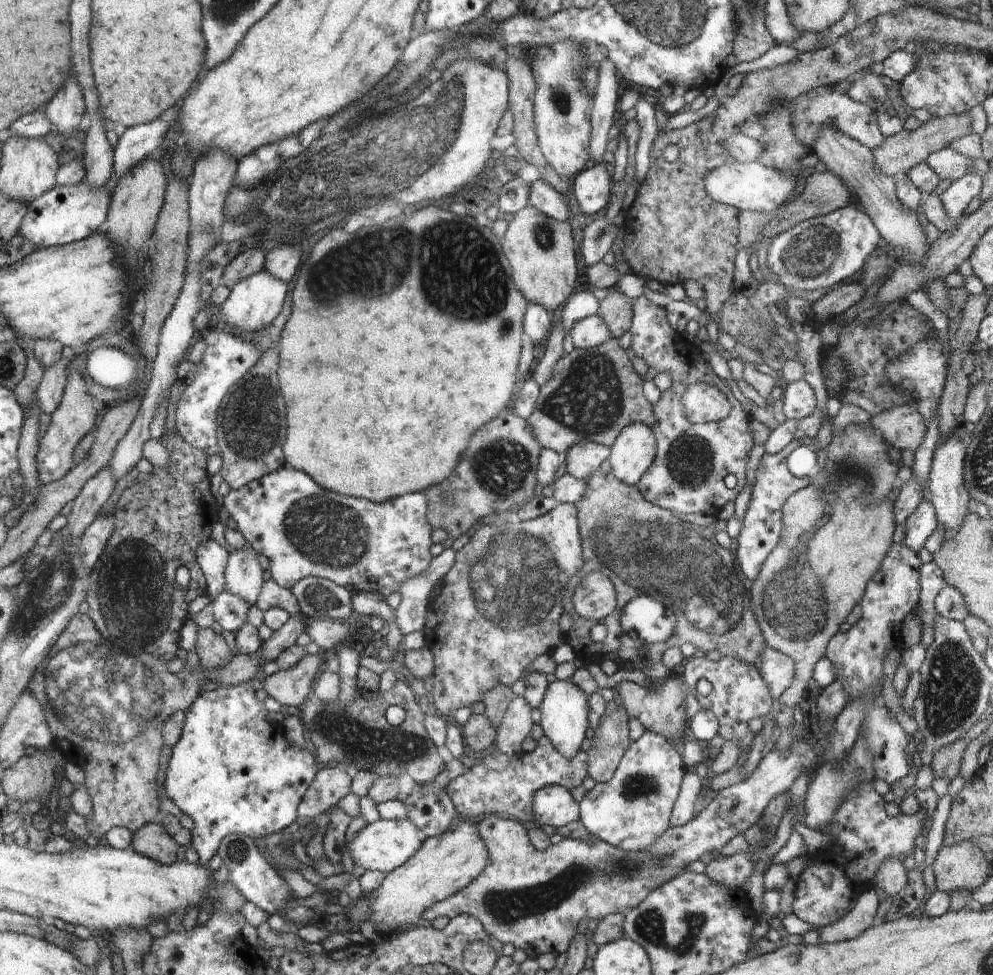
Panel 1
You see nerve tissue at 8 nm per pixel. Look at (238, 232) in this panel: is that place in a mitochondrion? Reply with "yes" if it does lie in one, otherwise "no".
yes

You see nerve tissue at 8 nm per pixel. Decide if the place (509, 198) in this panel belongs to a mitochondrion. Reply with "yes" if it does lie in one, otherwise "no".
no

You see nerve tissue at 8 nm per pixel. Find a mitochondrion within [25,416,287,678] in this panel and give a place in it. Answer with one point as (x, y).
(134, 592)

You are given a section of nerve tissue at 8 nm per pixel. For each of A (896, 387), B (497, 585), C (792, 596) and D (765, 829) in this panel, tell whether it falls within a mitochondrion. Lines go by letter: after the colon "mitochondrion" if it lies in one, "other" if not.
A: other
B: mitochondrion
C: mitochondrion
D: other

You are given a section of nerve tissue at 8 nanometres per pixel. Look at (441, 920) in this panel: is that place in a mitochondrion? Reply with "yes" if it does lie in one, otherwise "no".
no

